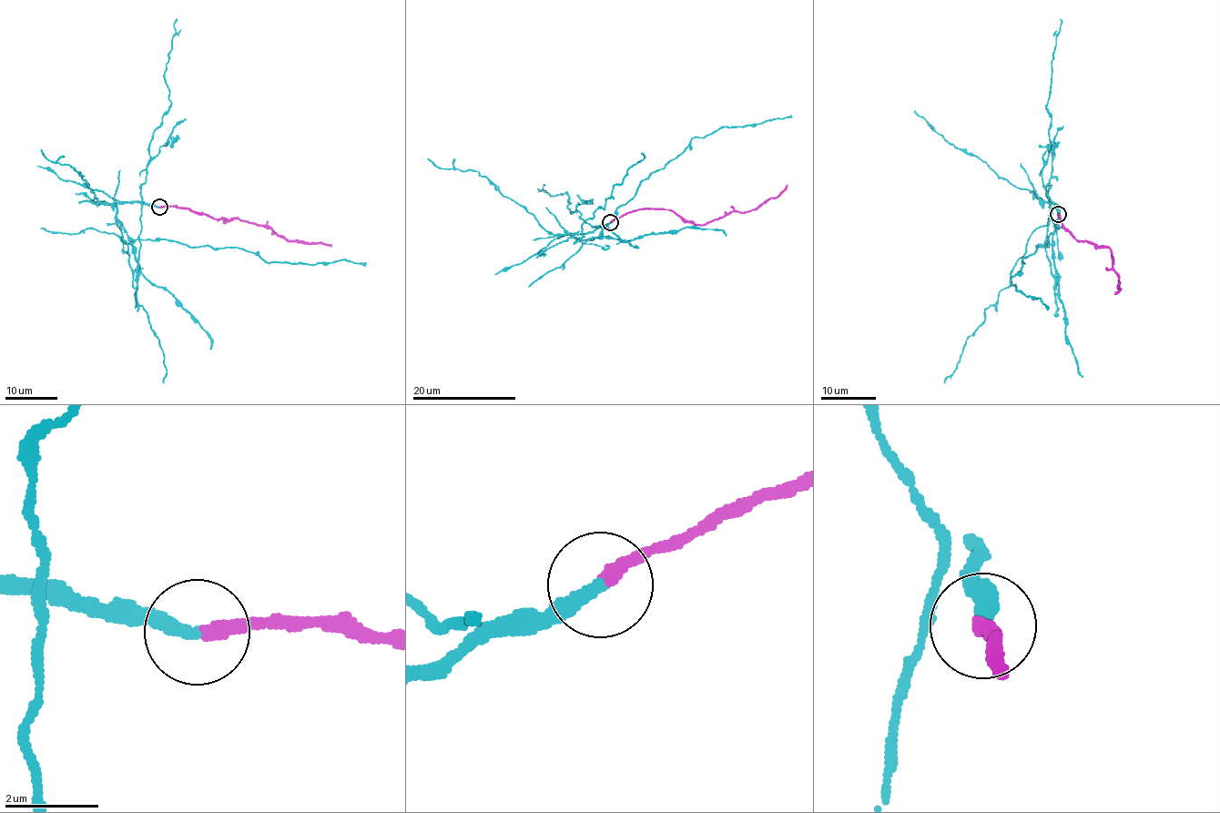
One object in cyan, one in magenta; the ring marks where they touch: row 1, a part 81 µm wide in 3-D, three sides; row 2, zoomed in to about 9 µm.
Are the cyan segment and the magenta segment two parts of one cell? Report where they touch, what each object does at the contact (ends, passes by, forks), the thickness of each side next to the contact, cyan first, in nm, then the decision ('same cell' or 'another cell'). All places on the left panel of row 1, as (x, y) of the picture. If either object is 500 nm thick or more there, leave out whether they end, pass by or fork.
at (159, 207); cyan ends there; magenta ends there; 300 nm thick on the cyan side, 280 nm on the other; another cell

